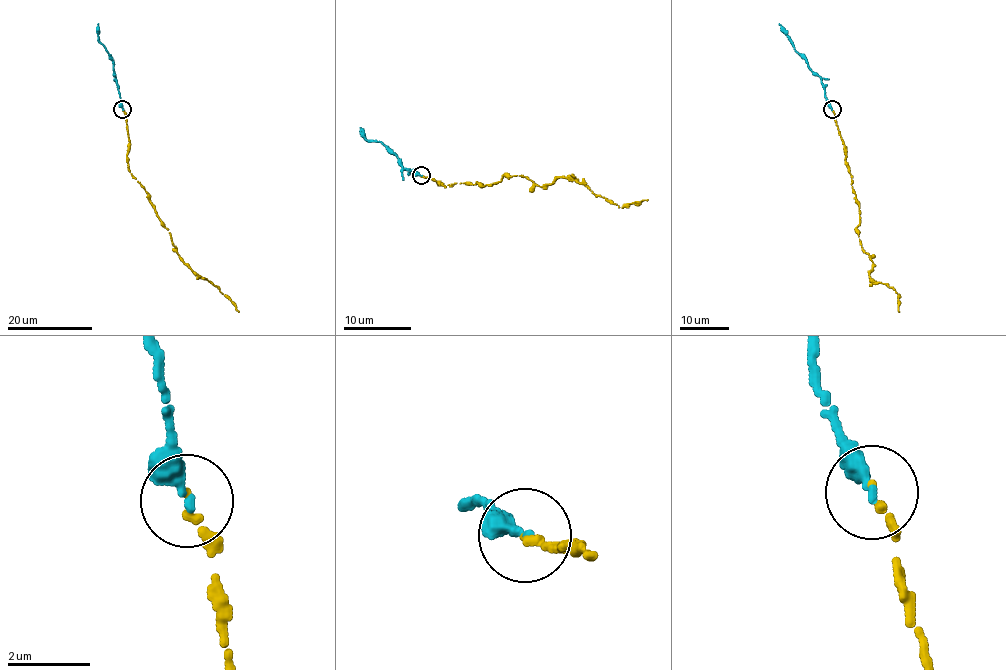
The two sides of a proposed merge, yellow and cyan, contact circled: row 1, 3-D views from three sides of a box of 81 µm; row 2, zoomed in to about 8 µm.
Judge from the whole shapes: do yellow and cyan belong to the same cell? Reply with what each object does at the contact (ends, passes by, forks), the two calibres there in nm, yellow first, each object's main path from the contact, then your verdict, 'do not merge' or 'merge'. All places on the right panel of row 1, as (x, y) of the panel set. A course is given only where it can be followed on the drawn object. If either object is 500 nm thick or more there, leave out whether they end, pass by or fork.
yellow ends there; cyan ends there; 190 nm thick on the yellow side, 280 nm on the other; yellow runs (831, 109), (860, 206), (856, 229), (862, 250), (873, 265), (870, 279), (899, 293), (898, 311); cyan runs (831, 109), (820, 77), (794, 50), (779, 23); merge

